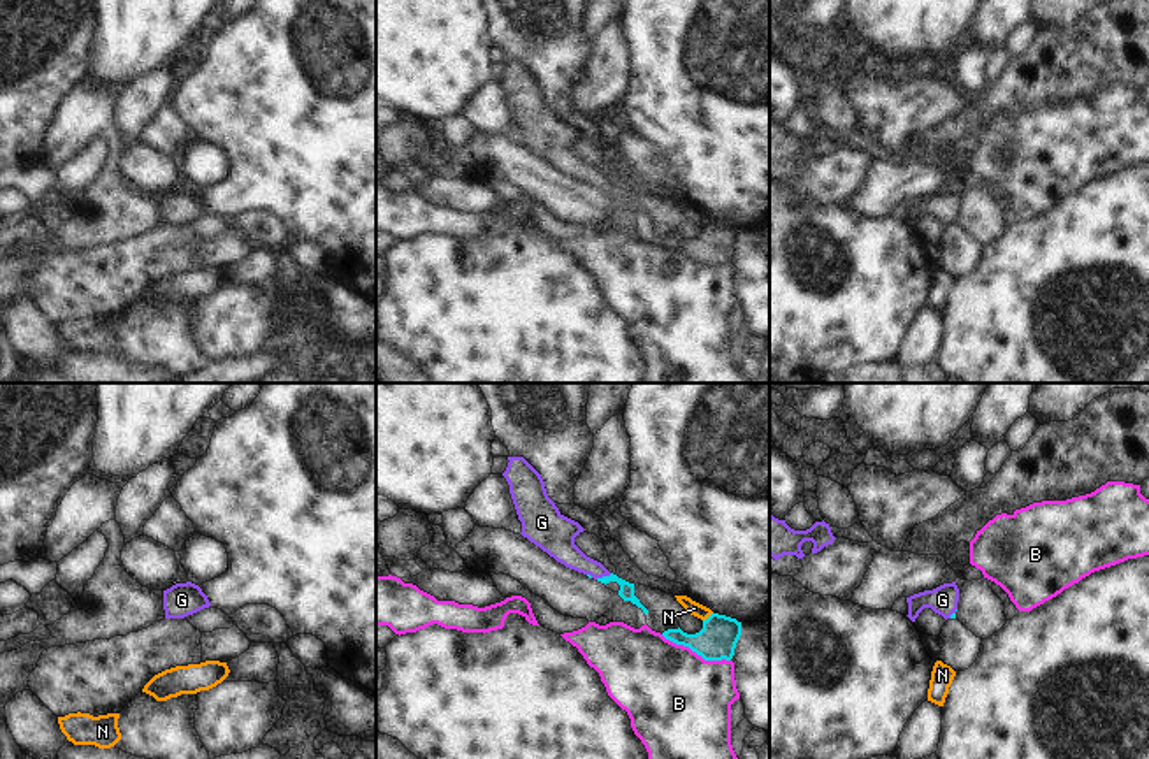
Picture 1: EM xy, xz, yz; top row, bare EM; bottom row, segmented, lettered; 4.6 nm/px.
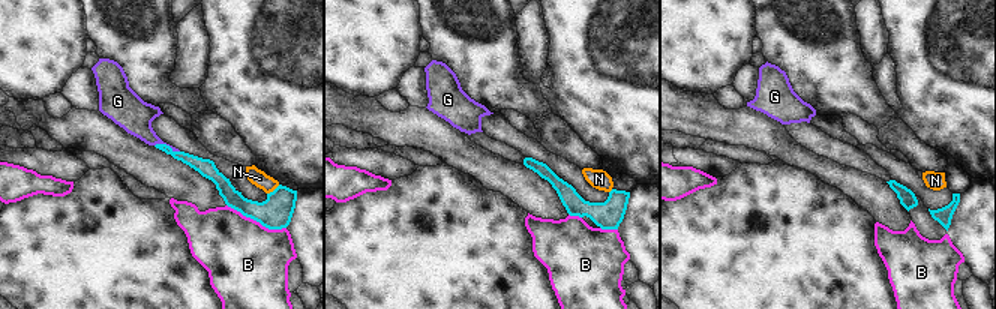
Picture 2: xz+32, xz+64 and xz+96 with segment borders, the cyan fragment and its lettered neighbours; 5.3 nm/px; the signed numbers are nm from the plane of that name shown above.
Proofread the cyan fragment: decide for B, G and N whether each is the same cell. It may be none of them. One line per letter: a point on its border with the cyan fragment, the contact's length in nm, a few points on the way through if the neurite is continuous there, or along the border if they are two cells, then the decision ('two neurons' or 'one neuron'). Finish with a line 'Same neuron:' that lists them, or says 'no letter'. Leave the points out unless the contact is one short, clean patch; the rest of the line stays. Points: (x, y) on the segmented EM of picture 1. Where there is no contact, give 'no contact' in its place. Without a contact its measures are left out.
B: meets cyan in xz at (696, 652); contact 340 nm long; border along xz (661, 635), (687, 645), (705, 659), (729, 661); two neurons
G: meets cyan in xz at (603, 577); contact 80 nm long; runs through xz (626, 592), (619, 580), (603, 577), (559, 545); one neuron
N: meets cyan in xz at (708, 617); contact 60 nm long; border along xz (712, 612), (703, 621); two neurons
Same neuron: G

